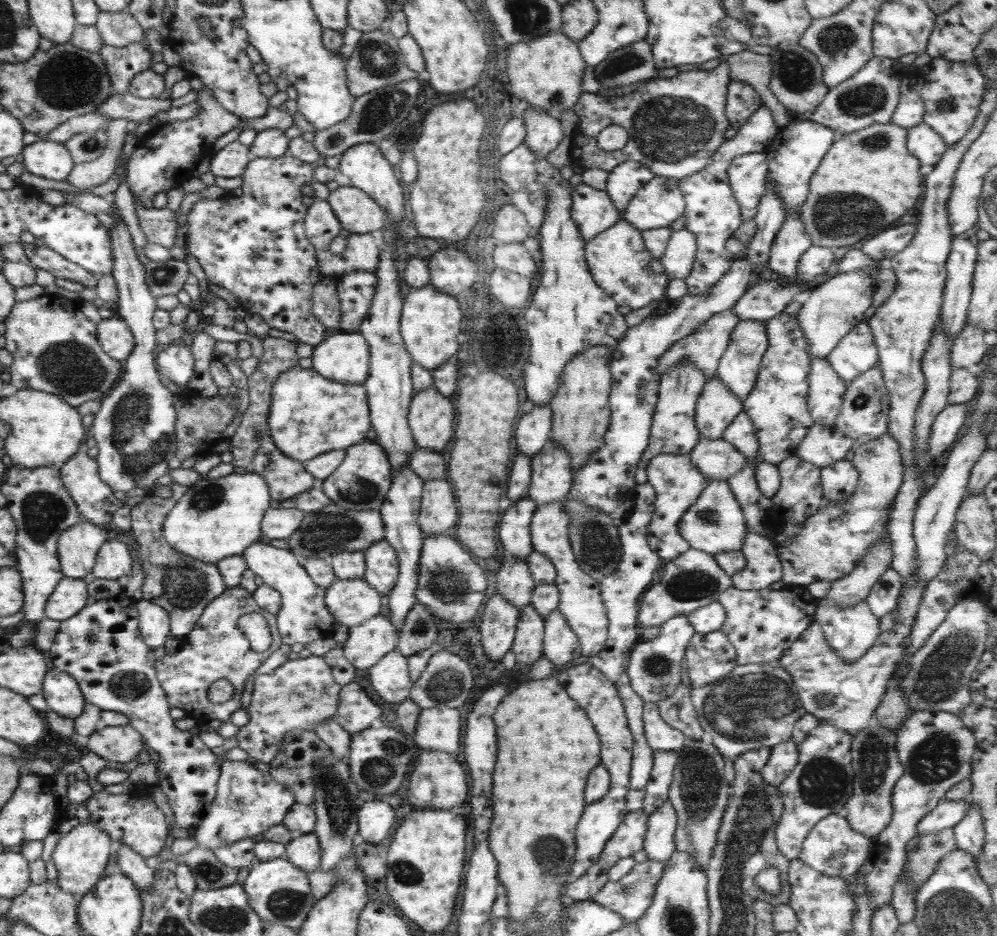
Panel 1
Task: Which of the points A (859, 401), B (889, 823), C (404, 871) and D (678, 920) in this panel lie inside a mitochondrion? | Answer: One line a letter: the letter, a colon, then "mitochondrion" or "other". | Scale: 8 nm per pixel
A: mitochondrion
B: other
C: mitochondrion
D: mitochondrion

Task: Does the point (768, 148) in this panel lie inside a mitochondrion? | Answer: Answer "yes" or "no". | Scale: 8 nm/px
no

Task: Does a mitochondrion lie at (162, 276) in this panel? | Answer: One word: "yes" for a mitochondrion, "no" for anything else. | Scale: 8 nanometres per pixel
yes

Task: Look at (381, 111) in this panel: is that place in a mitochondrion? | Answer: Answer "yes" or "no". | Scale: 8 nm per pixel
yes

